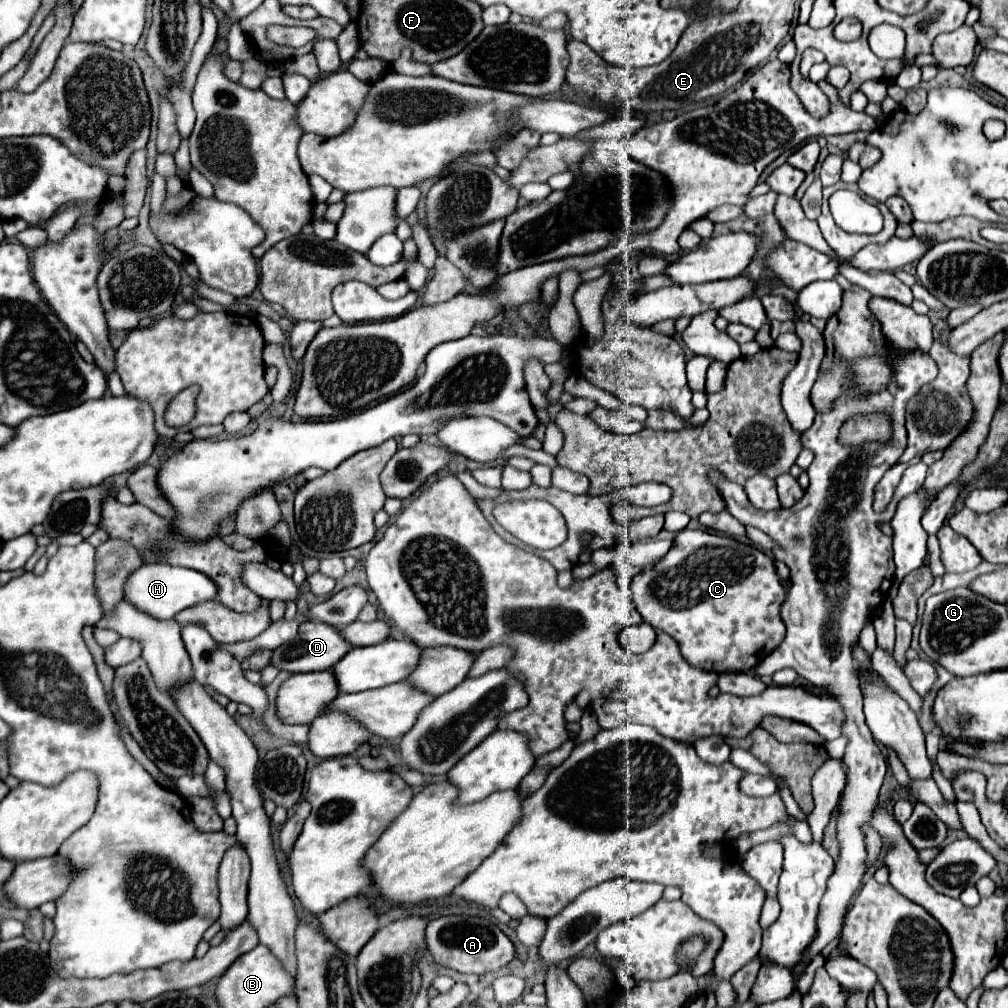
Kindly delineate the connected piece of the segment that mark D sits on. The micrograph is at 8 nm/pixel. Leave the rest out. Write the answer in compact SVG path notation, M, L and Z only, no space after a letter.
M305 621L299 625L299 633L297 633L295 641L285 643L273 651L271 665L275 665L279 671L287 671L287 673L307 673L309 669L325 671L331 665L335 665L347 651L349 651L349 643L343 639L343 635L337 627L325 625L325 623L315 623L315 621Z

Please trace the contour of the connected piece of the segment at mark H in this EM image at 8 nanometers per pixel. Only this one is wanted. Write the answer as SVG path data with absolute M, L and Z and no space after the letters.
M143 563L123 583L123 599L155 619L173 619L175 613L215 597L217 597L217 587L207 575L195 569L161 565L161 563Z

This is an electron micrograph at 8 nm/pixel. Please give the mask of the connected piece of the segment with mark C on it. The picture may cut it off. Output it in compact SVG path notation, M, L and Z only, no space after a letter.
M683 529L677 533L673 547L665 557L661 557L653 567L637 573L633 583L632 580L626 581L629 587L620 587L620 570L615 571L615 577L618 576L617 587L623 601L632 601L633 597L633 607L637 607L641 617L671 635L679 645L681 657L691 667L713 673L743 673L759 665L761 659L777 649L785 637L785 623L781 623L781 603L785 601L785 593L773 559L735 539L709 535L701 529Z

